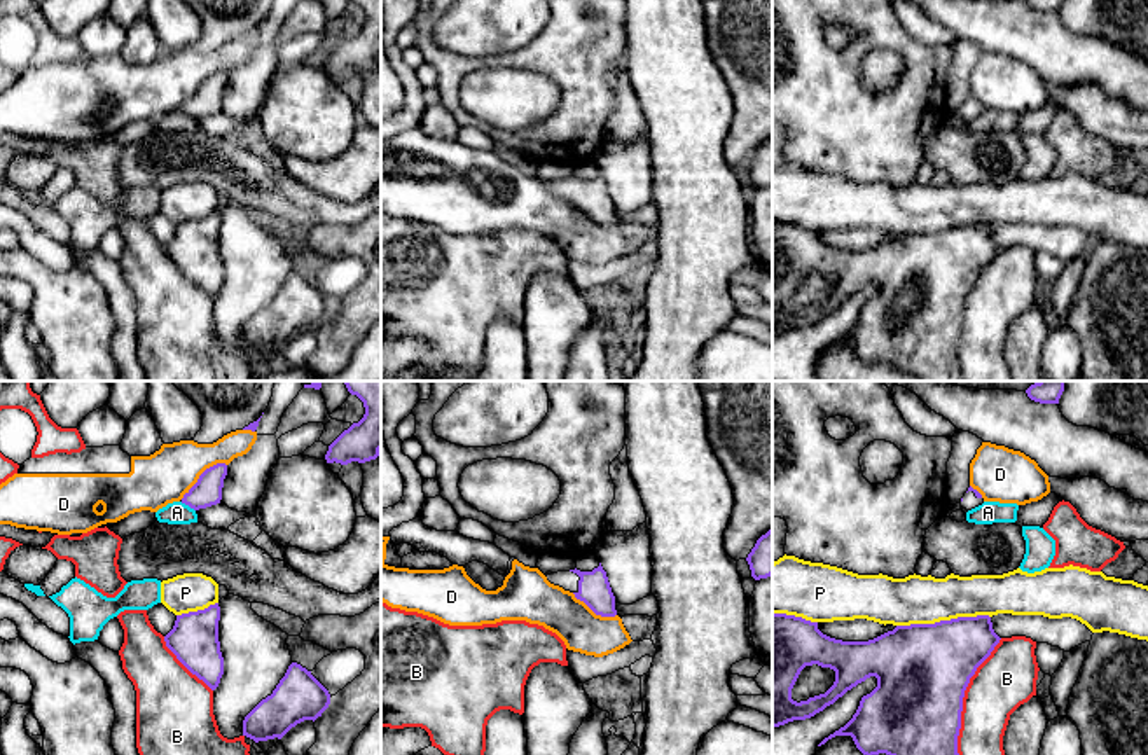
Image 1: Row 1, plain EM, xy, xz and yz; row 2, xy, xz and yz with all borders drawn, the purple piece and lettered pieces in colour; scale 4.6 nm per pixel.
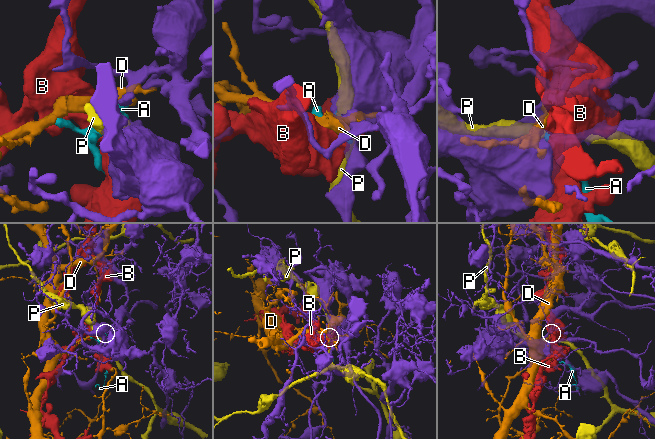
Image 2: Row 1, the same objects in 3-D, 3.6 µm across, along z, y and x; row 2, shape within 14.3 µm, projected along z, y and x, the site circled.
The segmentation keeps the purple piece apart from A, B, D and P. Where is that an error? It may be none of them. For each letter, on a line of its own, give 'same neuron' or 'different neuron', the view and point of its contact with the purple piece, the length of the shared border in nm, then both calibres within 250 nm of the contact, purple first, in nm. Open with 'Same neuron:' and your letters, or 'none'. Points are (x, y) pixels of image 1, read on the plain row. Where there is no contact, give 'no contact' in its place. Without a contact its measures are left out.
Same neuron: A
A: same neuron; meets purple in xy at (187, 112); contact 80 nm long; 140 nm thick on the purple side, 110 nm on the other
B: different neuron; meets purple in yz at (961, 313); contact 650 nm long; 440 nm thick on the purple side, 280 nm on the other
D: different neuron; meets purple in xy at (201, 83); contact 280 nm long; 140 nm thick on the purple side, 240 nm on the other
P: different neuron; meets purple in yz at (942, 229); contact 440 nm long; 420 nm thick on the purple side, 220 nm on the other

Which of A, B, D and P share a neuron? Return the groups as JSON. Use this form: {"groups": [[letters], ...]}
{"groups": [["A"], ["B"], ["D"], ["P"]]}

